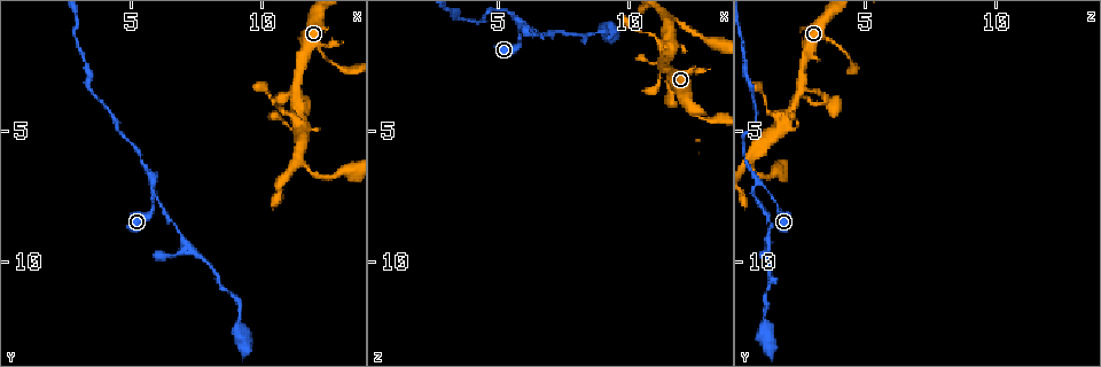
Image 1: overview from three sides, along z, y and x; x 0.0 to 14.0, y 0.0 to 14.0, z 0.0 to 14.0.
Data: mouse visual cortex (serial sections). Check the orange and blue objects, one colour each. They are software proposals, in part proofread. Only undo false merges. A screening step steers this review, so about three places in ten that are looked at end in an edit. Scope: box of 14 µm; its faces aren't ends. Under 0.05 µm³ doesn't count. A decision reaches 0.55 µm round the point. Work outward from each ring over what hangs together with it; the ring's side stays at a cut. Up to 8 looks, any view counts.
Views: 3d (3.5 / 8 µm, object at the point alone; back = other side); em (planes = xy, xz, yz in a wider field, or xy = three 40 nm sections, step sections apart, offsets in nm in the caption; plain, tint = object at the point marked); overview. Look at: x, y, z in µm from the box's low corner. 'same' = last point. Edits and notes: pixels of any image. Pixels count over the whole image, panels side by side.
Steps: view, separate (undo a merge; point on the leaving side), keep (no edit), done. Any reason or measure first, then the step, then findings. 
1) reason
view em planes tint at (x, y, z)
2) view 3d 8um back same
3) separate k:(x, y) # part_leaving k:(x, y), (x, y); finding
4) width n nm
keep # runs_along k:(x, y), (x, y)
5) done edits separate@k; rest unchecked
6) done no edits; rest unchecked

three-way junction
view 3d 3.5um at (5.9, 7.0, 0.8)

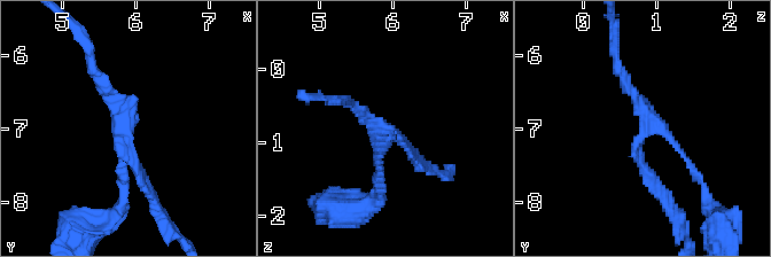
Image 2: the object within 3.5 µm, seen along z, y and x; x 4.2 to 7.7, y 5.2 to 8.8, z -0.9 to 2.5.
arms 3; arm_widths 100, 100, 150 nm
view em xy step 2 tint at (5.85, 6.90, 0.90)

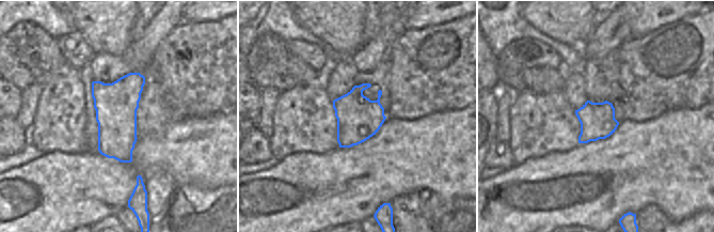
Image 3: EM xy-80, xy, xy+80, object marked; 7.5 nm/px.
keep # runs_along 2:(380, 185), (373, 130), (402, 141); one cell here

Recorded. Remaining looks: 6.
two arms in line, one across
view 3d 3.5um back at (7.1, 9.4, 1.2)

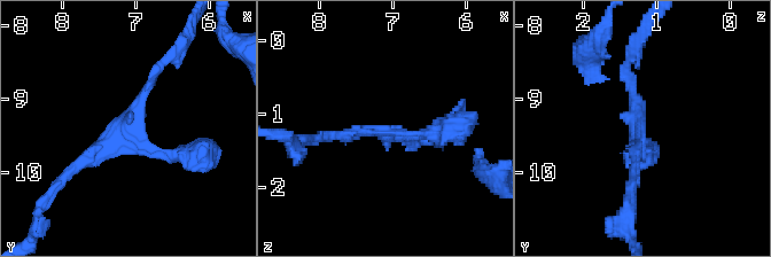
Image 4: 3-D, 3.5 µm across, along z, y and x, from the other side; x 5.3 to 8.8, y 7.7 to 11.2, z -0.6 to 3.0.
arm_widths 150, 150, 200 nm
keep # runs_along 4:(165, 60), (130, 119), (65, 176); continuous, no second cell

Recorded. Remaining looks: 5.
narrows sharply
view 3d 8um at (11.4, 3.7, 2.5)

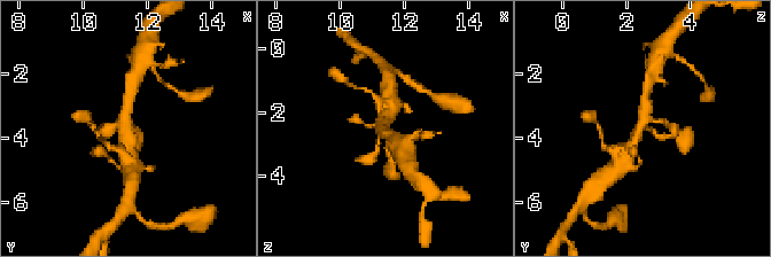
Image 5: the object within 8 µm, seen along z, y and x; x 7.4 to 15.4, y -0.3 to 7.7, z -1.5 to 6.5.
arms 4; arm_widths 150, 150, 250, 300 nm
view em planes tint at (11.4, 3.7, 2.5)

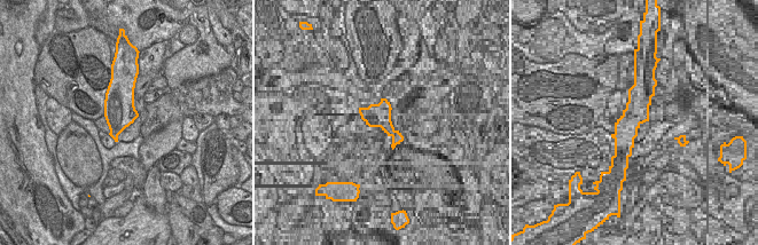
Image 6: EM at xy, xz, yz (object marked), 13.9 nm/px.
width 440 nm
keep # runs_along 5:(647, 93), (644, 121), (630, 155); one cell here

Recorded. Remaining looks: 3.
done no edits; rest unchecked

